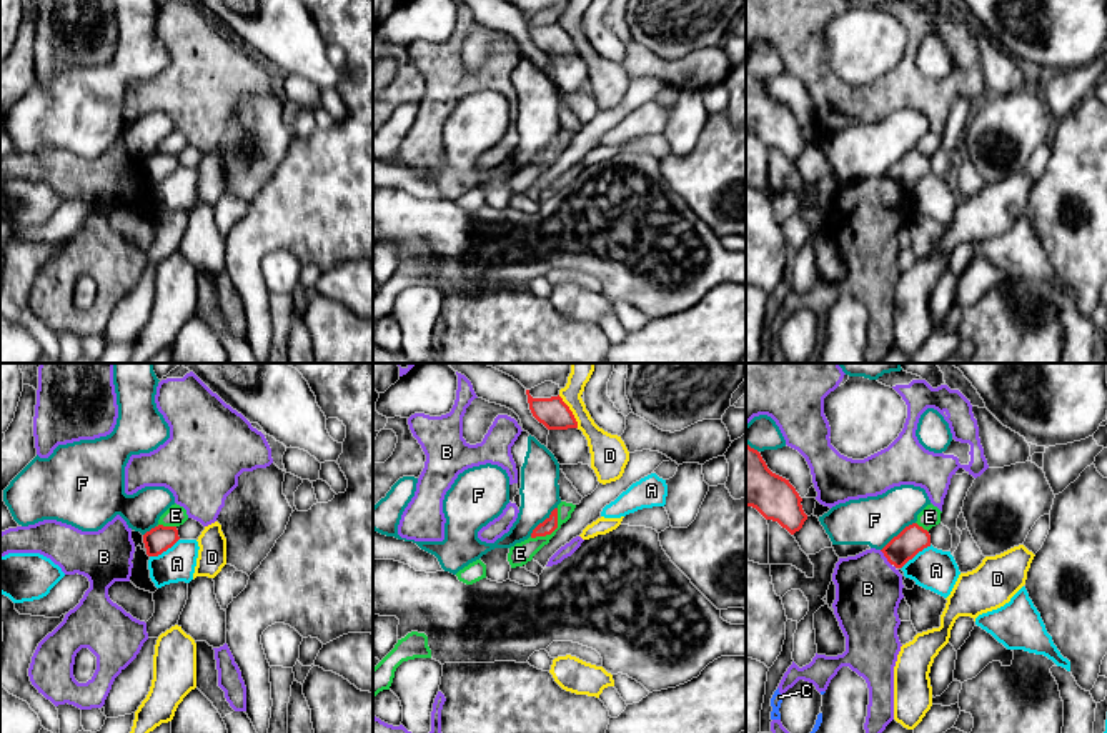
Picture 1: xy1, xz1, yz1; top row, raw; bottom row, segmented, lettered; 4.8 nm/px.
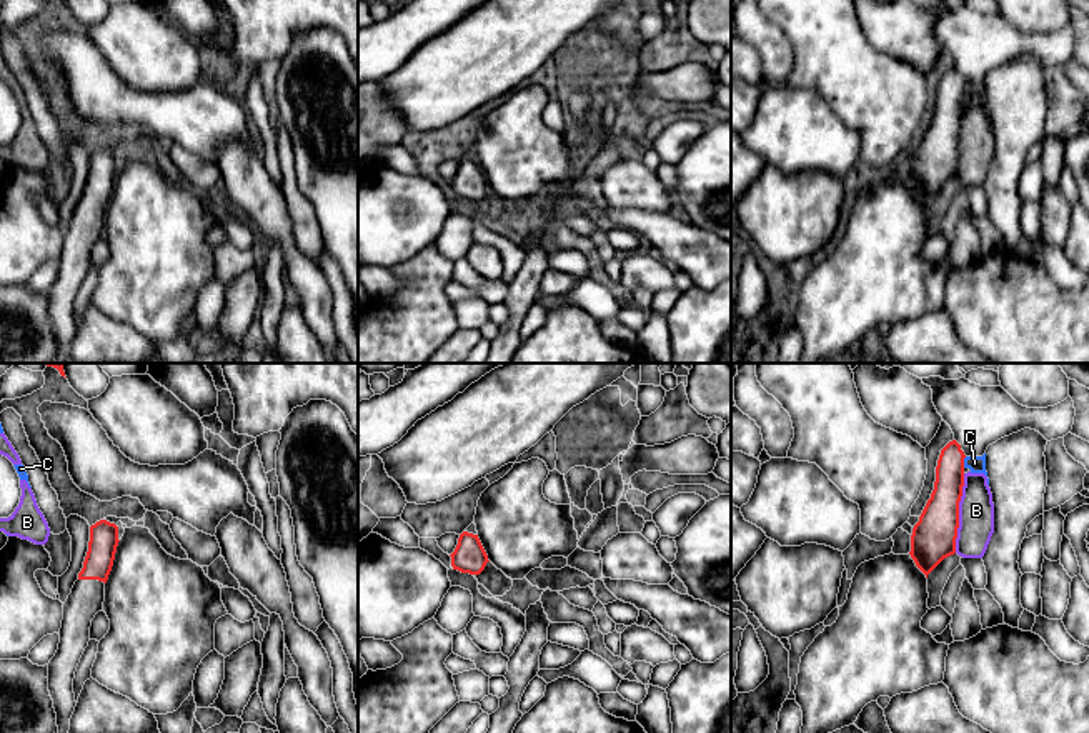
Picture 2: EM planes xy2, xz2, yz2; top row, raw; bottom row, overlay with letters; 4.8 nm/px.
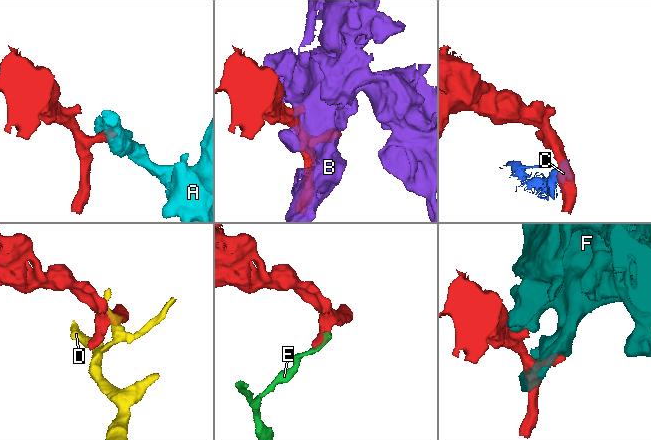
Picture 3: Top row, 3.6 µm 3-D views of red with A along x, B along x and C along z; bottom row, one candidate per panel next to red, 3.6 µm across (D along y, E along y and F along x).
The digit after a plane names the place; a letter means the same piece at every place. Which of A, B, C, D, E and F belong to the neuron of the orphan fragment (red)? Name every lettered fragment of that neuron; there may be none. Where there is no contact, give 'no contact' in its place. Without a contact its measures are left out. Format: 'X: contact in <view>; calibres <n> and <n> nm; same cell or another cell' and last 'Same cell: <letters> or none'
A: contact in yz1; calibres 140 and 200 nm; another cell
B: contact in yz2; calibres 220 and 180 nm; another cell
C: contact in yz2; calibres 160 and 80 nm; another cell
D: contact in xz1; calibres 150 and 160 nm; another cell
E: contact in xz1; calibres 70 and 100 nm; another cell
F: contact in yz1; calibres 140 and 240 nm; another cell
Same cell: none

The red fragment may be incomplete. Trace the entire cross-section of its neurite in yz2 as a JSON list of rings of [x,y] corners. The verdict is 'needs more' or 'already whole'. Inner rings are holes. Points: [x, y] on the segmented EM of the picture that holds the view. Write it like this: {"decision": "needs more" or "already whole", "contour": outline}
{"decision": "already whole", "contour": [[[956,440],[941,450],[934,490],[912,528],[909,555],[926,578],[944,558],[956,553],[964,458]]]}

